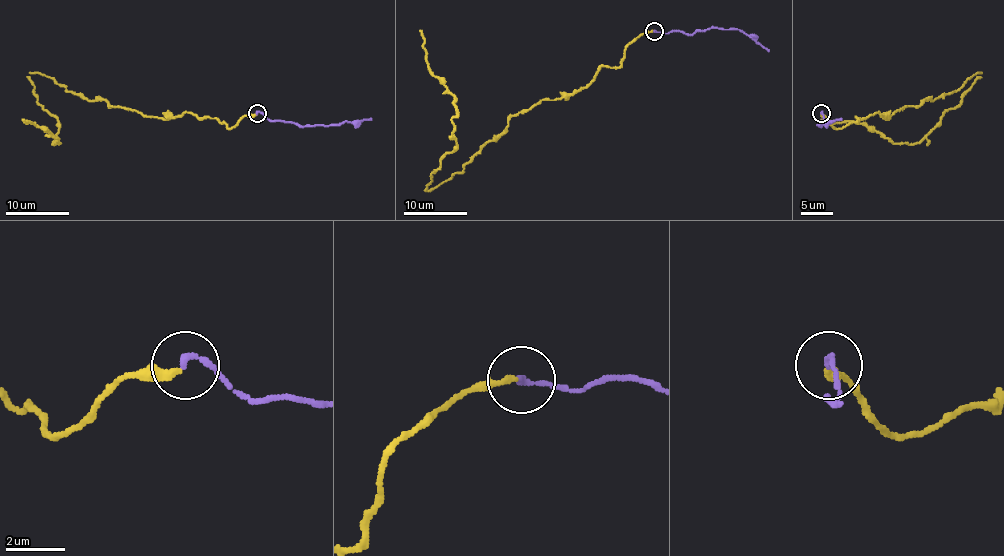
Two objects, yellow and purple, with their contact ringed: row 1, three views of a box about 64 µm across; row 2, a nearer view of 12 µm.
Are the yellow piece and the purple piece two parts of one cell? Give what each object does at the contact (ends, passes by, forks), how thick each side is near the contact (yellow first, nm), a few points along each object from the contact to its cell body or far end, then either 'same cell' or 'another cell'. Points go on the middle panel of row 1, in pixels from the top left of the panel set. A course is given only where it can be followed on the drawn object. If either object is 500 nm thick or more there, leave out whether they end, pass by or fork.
yellow ends; purple ends; calibres 220 and 220 nm; course yellow (654, 31), (619, 67), (513, 115), (428, 190), (456, 148), (456, 115), (419, 30); course purple (654, 31), (692, 35), (710, 28), (737, 30), (769, 51); another cell

